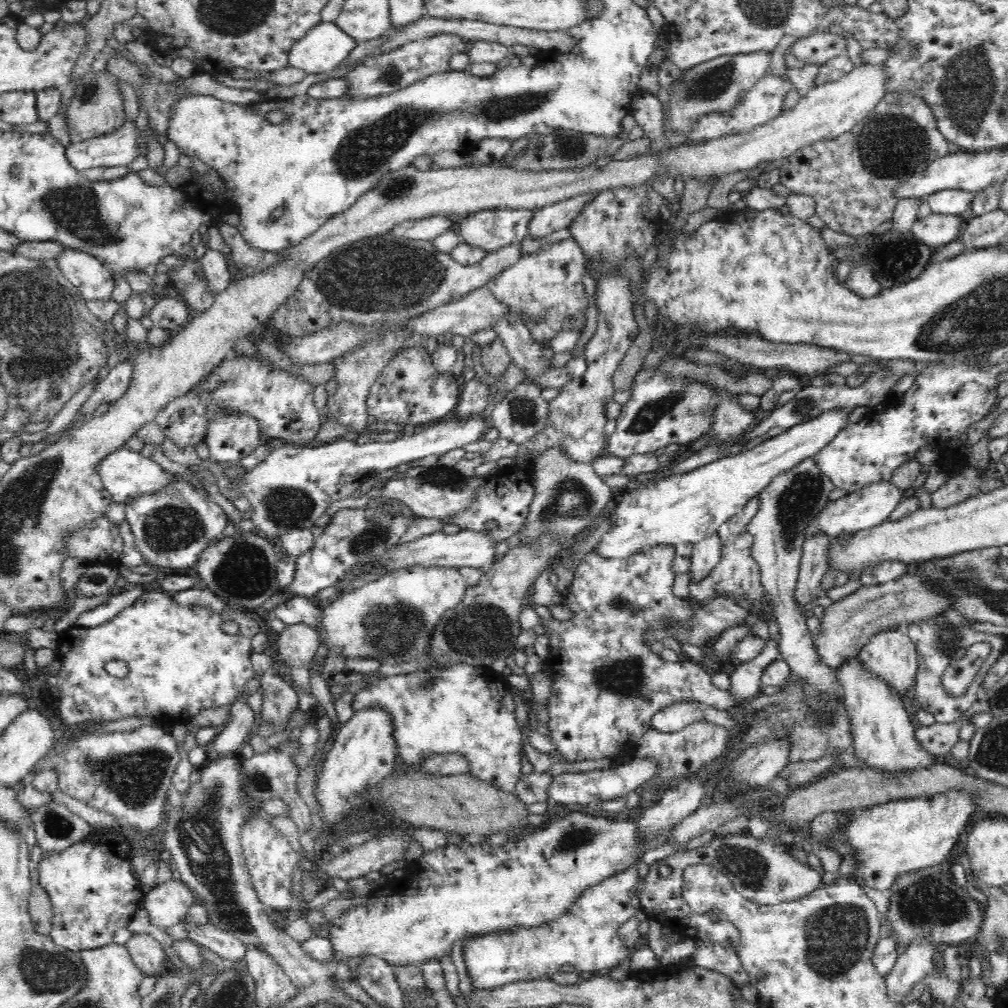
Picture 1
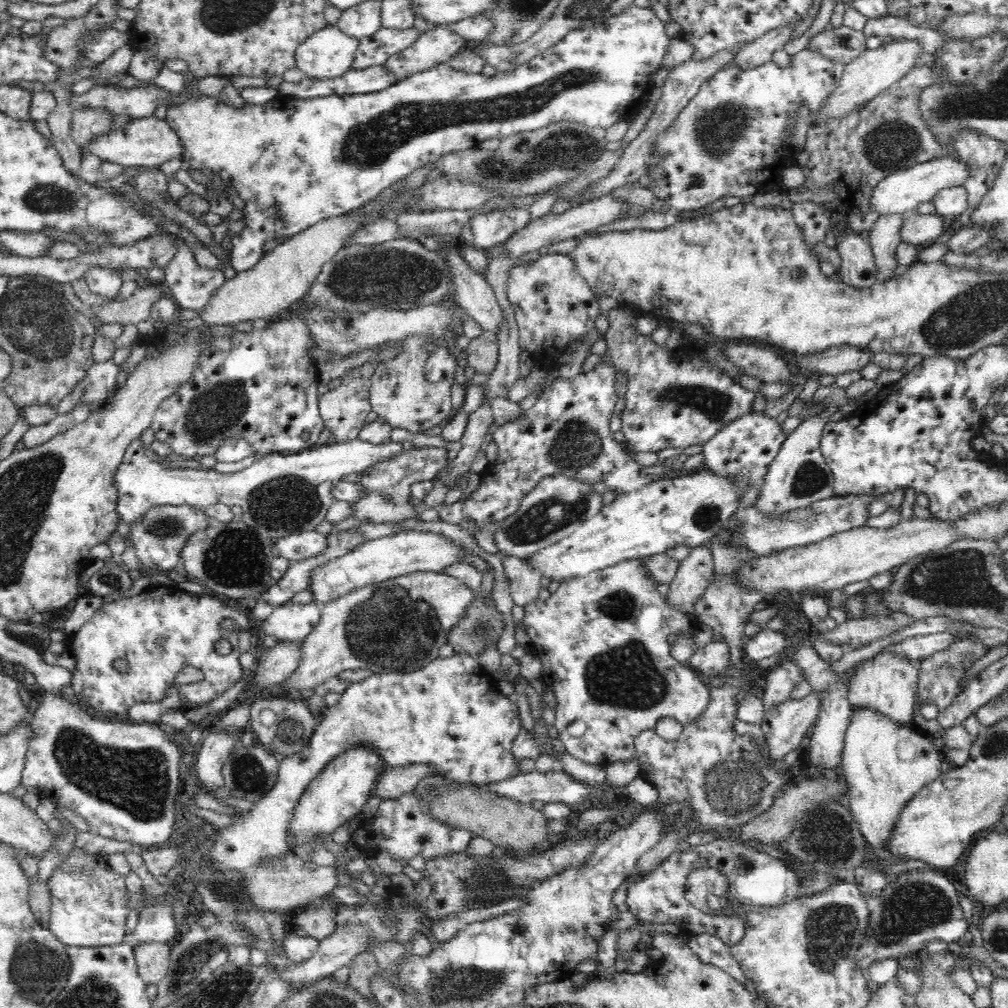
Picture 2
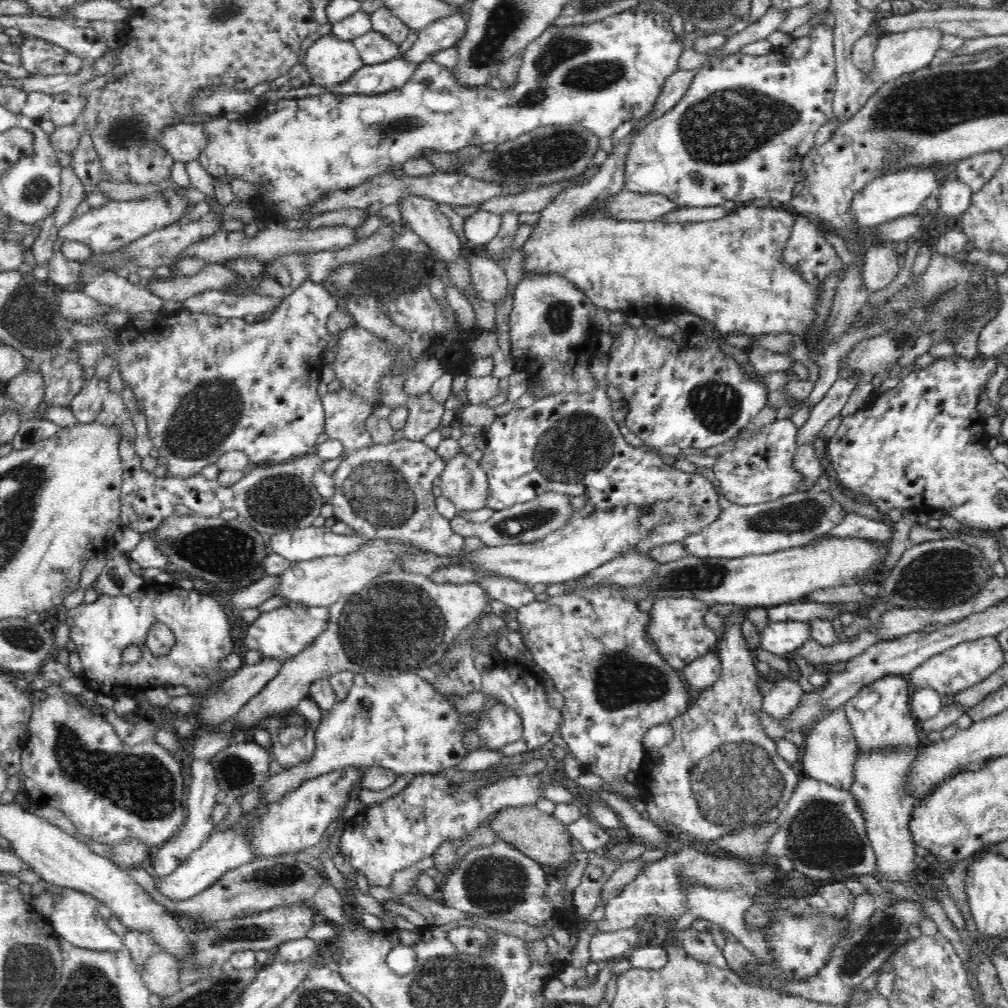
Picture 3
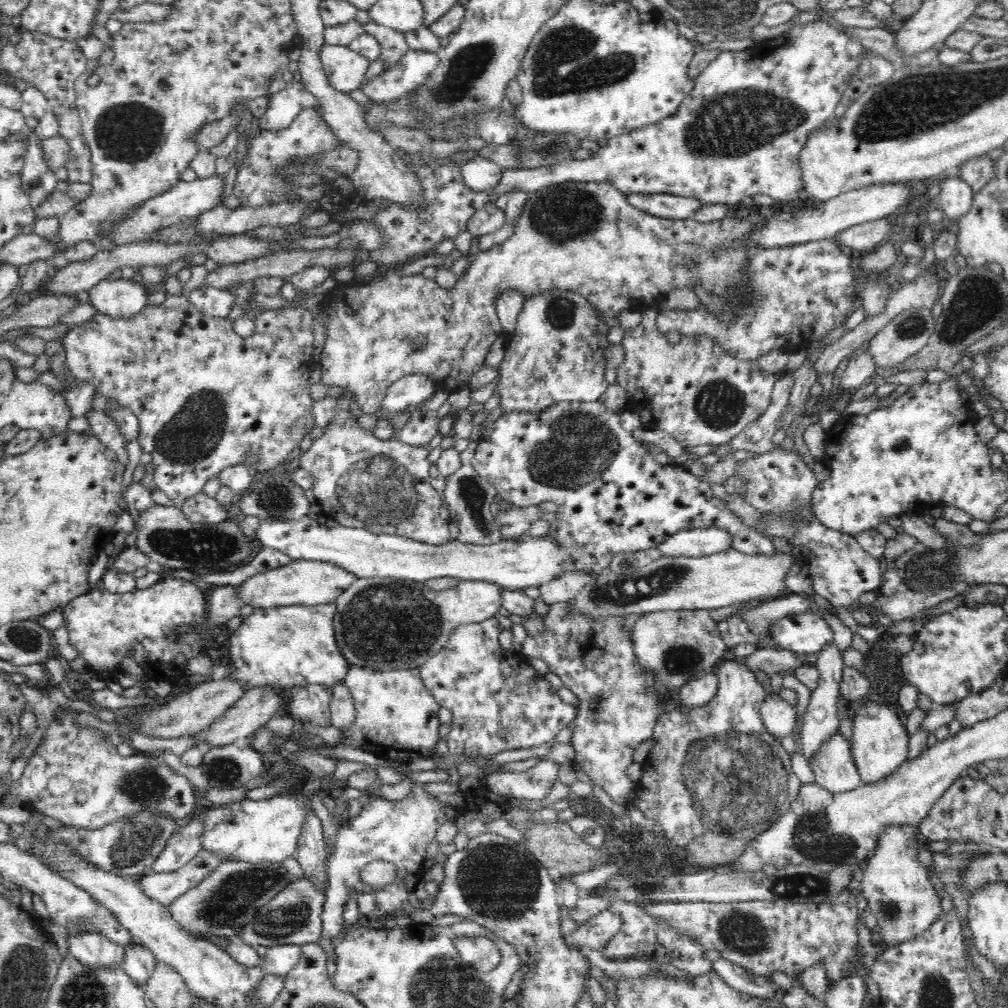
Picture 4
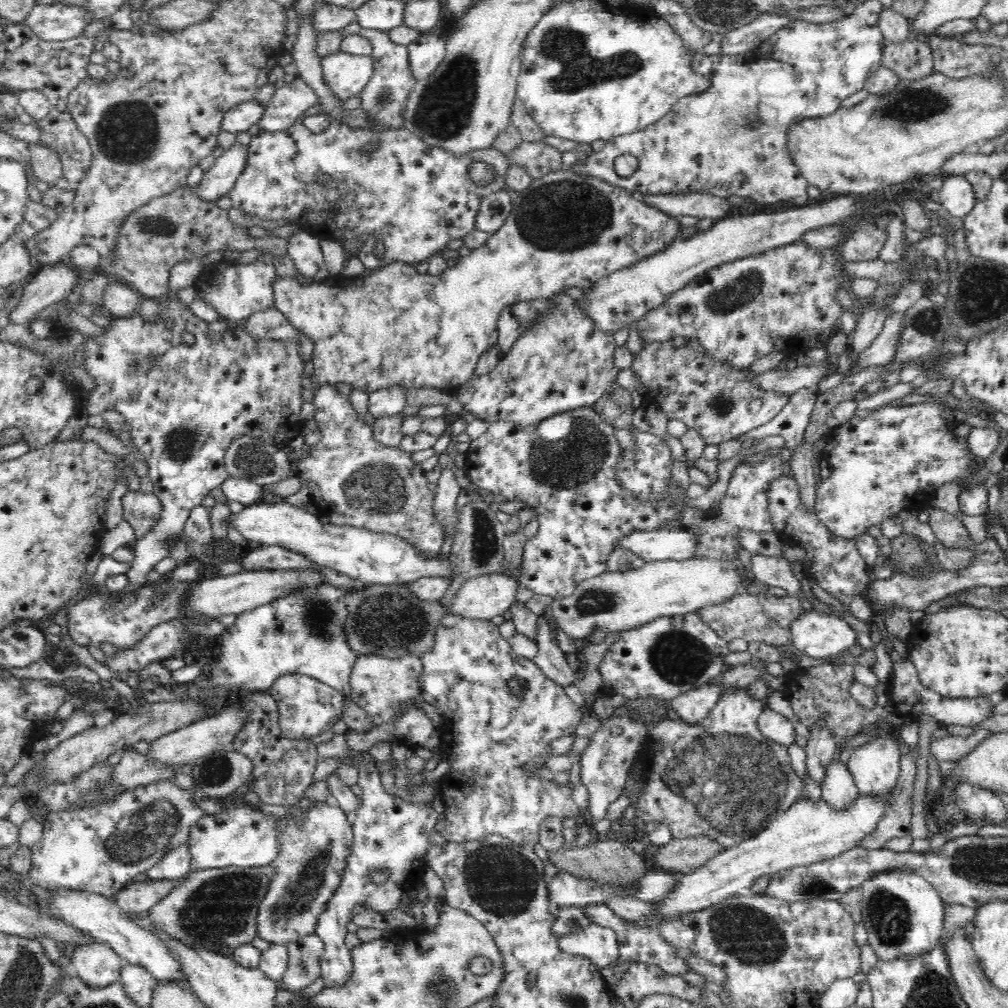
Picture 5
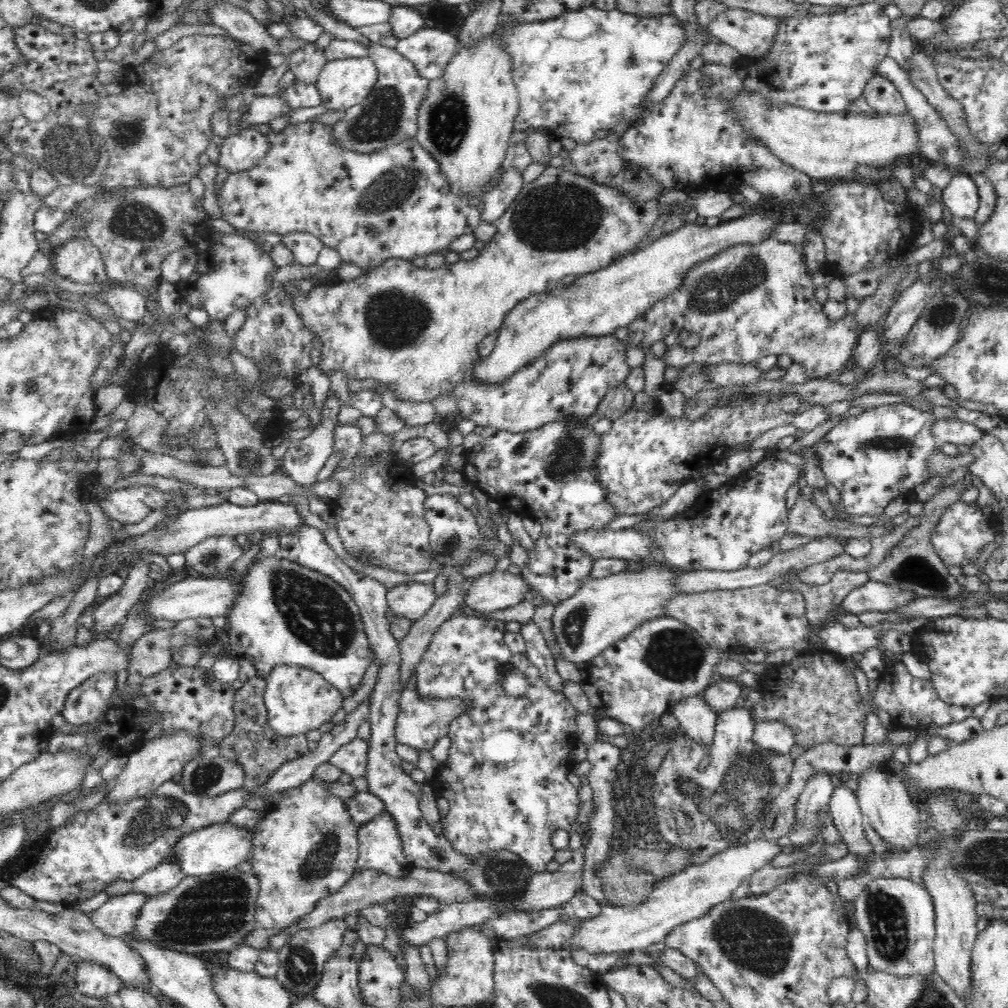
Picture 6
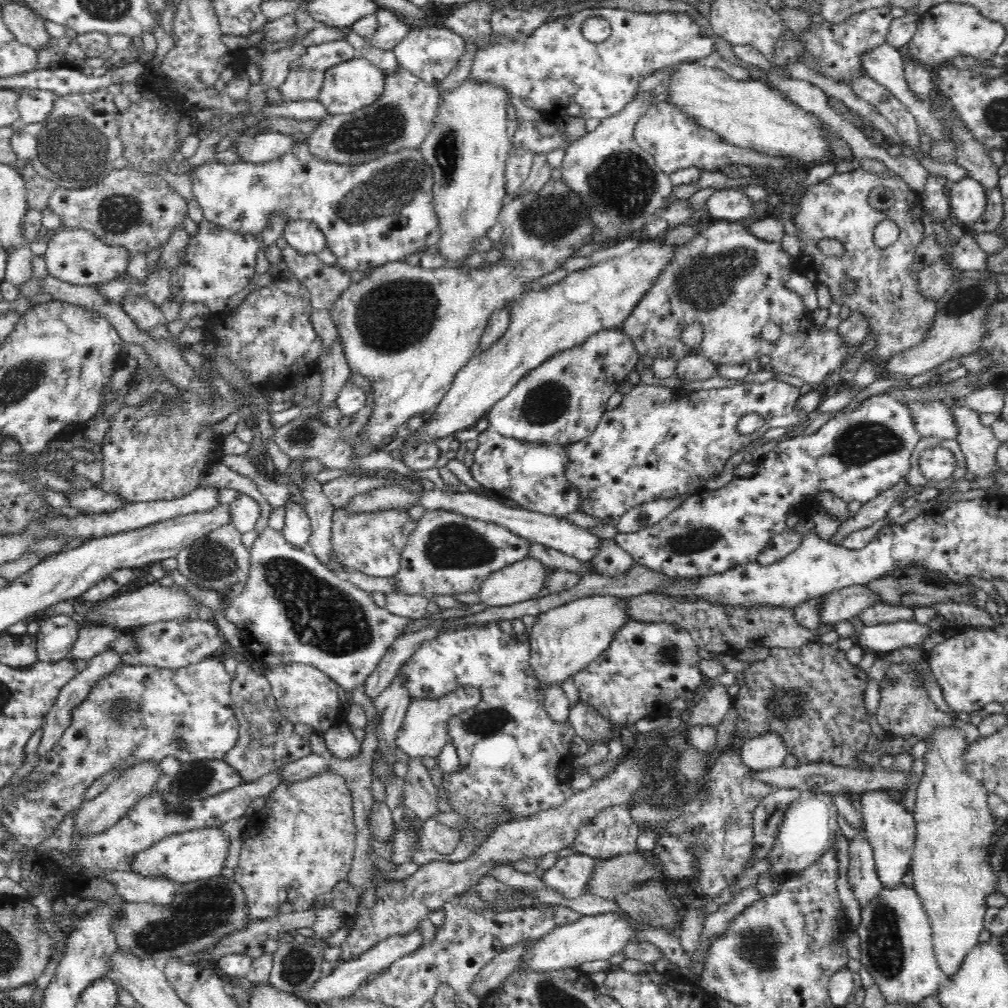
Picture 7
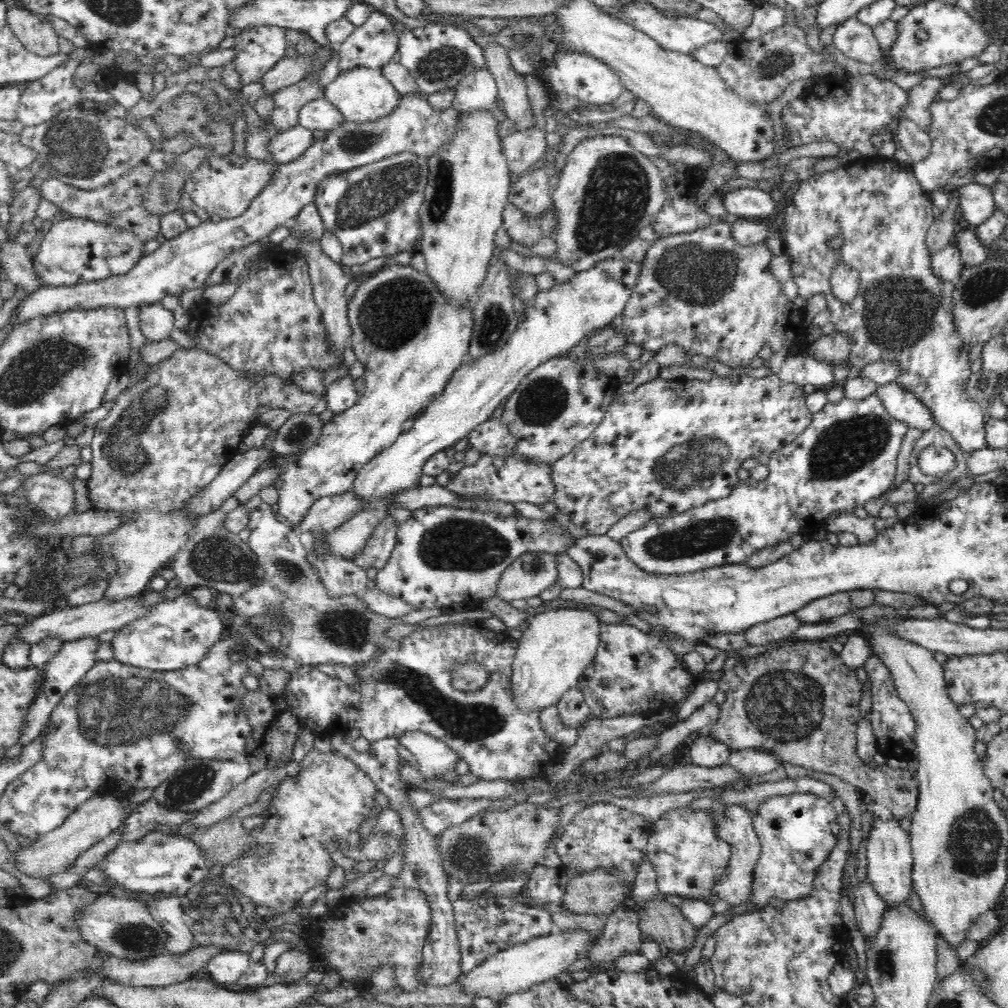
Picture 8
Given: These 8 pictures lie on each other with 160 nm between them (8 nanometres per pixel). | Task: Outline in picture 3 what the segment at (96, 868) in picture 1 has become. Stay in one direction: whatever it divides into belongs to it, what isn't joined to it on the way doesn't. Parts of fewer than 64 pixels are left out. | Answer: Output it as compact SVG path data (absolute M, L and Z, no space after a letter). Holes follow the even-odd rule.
M67 887L63 888L64 890L55 902L52 915L48 919L58 938L64 938L73 946L96 951L121 950L125 946L122 938L112 931L114 921L103 920L99 916L97 909L102 903L80 890Z

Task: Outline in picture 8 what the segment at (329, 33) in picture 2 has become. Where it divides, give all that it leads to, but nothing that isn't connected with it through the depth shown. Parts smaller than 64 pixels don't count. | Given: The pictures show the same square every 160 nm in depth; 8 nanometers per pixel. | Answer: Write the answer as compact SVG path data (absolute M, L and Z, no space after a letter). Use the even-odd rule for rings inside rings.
M355 69L340 72L334 82L324 88L325 99L334 104L344 115L345 120L364 124L376 122L380 118L390 116L400 106L402 95L396 87L384 76L382 70Z

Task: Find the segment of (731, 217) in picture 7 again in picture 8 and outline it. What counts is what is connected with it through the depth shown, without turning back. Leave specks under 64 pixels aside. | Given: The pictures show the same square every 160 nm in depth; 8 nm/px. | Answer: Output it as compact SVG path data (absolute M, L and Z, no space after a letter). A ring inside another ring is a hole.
M738 188L725 195L728 213L744 218L762 217L768 220L779 215L782 204L770 196L768 190L756 188Z

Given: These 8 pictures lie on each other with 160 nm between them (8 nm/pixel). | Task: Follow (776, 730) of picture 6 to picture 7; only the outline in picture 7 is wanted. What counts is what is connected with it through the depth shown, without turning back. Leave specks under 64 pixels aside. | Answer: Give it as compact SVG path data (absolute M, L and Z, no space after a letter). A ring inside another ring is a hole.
M774 733L756 736L739 744L740 762L758 772L778 768L784 764L787 750L781 738Z

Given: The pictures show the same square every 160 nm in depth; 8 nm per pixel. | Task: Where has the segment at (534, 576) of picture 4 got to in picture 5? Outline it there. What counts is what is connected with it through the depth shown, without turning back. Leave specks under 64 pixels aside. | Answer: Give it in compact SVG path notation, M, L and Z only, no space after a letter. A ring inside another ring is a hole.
M266 498L253 505L245 505L242 512L231 513L224 524L239 532L246 542L253 541L262 546L280 545L287 550L300 552L318 565L348 574L362 583L398 586L427 576L448 577L451 573L448 556L440 554L436 558L425 558L399 537L372 533L365 528L322 524L316 514L308 512L306 508L290 505L285 500L276 503Z

